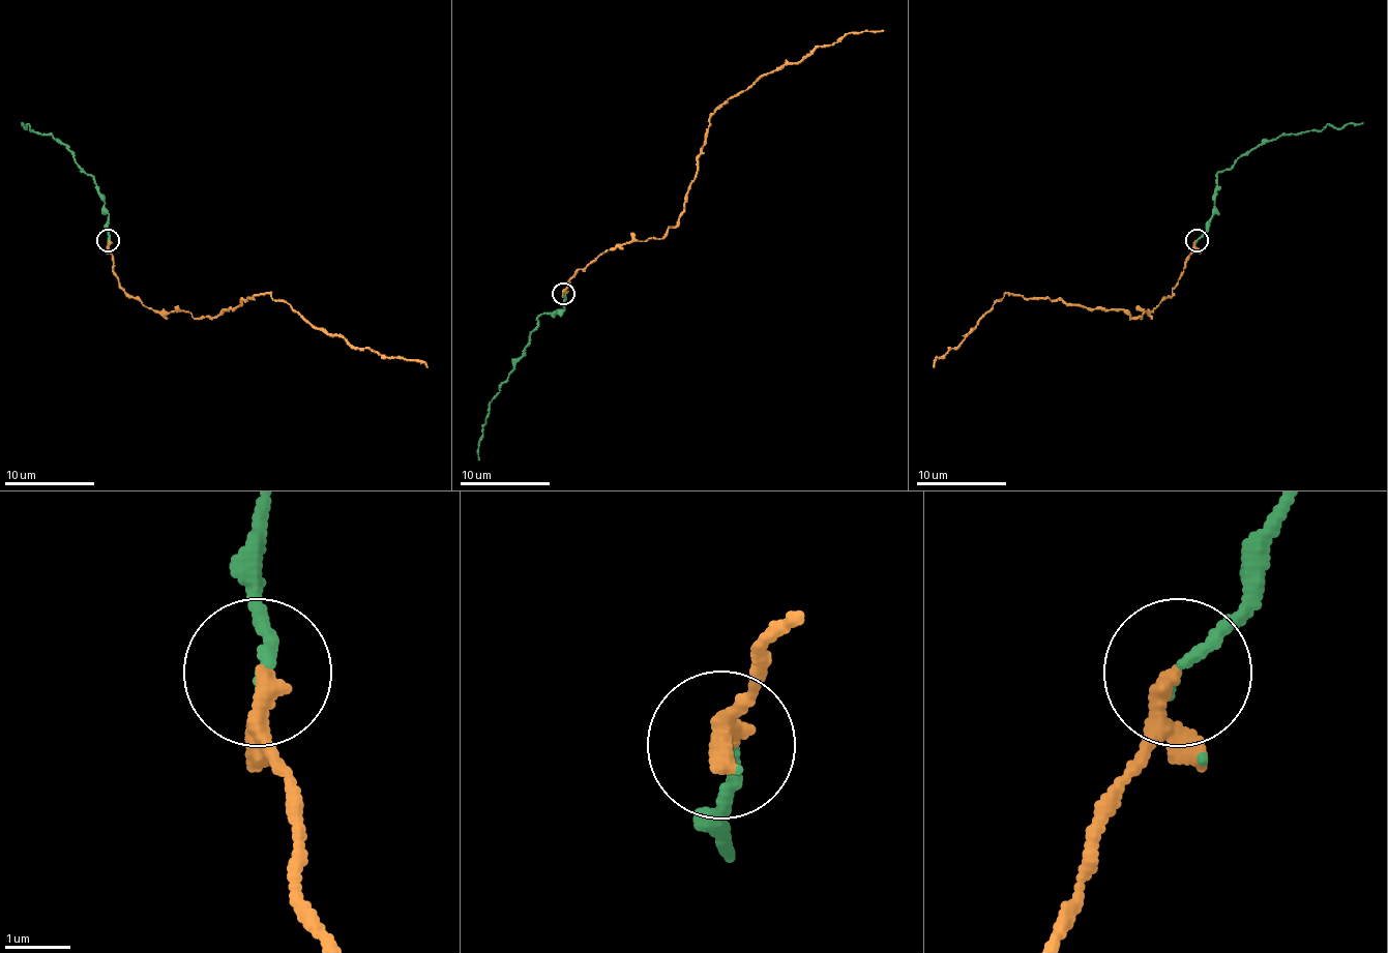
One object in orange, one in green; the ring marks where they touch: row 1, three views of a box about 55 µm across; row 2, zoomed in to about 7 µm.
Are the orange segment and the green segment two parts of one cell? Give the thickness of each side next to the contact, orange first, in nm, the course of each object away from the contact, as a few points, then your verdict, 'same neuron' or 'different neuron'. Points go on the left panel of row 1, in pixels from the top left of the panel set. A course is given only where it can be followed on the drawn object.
calibres 200 and 120 nm; course orange (108, 240), (119, 285), (153, 311), (205, 319), (267, 294), (355, 348), (417, 359), (426, 367); course green (108, 240), (104, 197), (92, 177), (81, 170), (75, 156), (52, 135), (32, 129), (23, 123); same neuron

